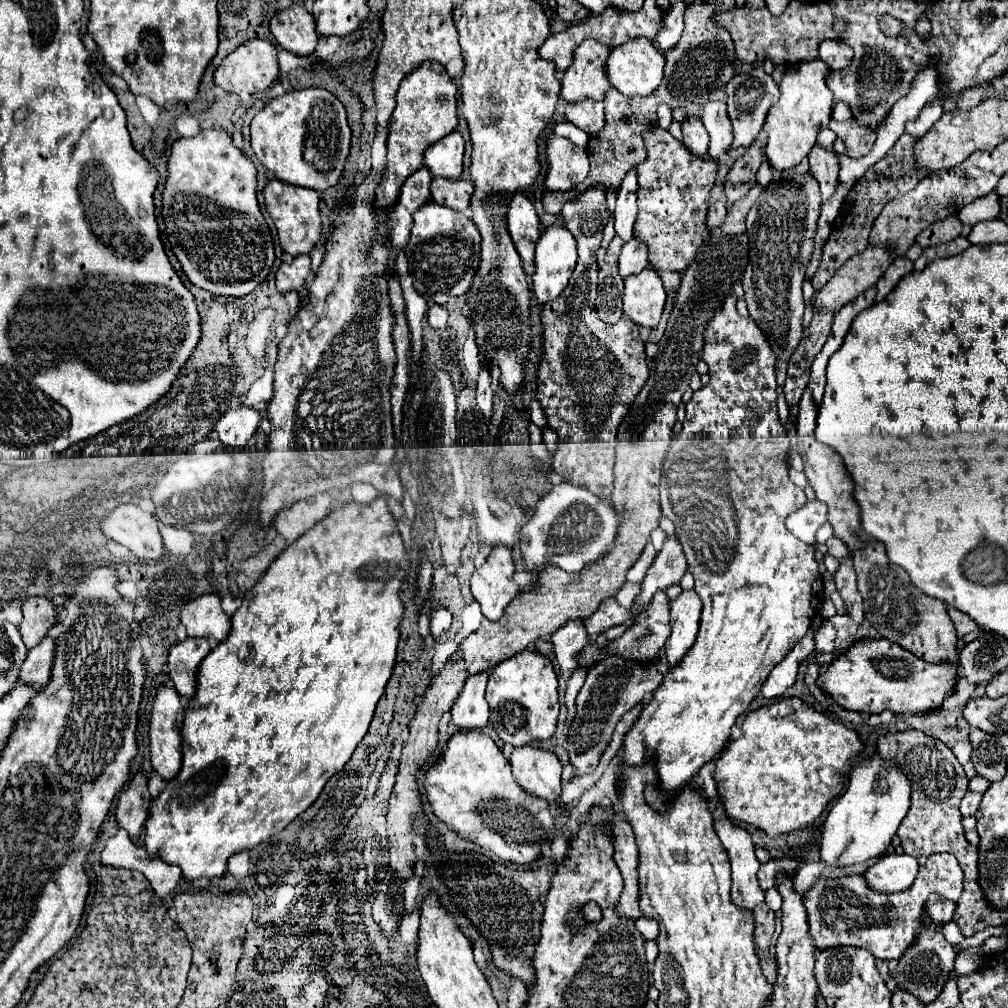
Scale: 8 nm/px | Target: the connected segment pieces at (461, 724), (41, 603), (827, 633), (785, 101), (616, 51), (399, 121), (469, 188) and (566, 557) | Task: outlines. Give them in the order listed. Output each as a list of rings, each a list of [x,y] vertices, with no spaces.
[[[487,672],[479,676],[469,676],[459,700],[455,700],[451,708],[451,722],[461,732],[483,730],[489,722],[489,704],[485,700]]]
[[[47,596],[27,598],[23,604],[23,622],[19,624],[19,632],[27,648],[35,648],[43,636],[53,628],[57,618],[57,606]]]
[[[825,620],[823,626],[819,628],[819,632],[815,634],[815,652],[825,654],[825,652],[833,652],[833,650],[835,650],[835,628],[829,620]]]
[[[799,62],[789,66],[783,82],[779,84],[781,96],[773,104],[763,130],[767,132],[767,158],[775,170],[787,170],[799,164],[809,150],[815,146],[817,132],[823,126],[829,126],[833,114],[833,92],[827,86],[827,76],[831,68],[825,62]]]
[[[629,40],[625,44],[611,48],[605,66],[607,66],[607,78],[611,86],[617,88],[623,96],[633,98],[633,96],[647,96],[659,86],[665,58],[663,52],[659,52],[649,40]]]
[[[435,62],[421,64],[419,70],[415,70],[403,78],[403,84],[399,86],[399,92],[397,92],[397,108],[393,110],[391,120],[389,120],[387,166],[385,166],[385,172],[377,186],[377,202],[375,202],[375,210],[373,210],[377,216],[383,216],[383,212],[389,214],[393,210],[395,202],[399,200],[399,192],[401,192],[401,186],[405,184],[405,180],[411,176],[411,172],[417,172],[423,166],[423,152],[431,144],[435,144],[437,140],[441,140],[449,132],[453,132],[455,126],[457,126],[457,86],[447,76],[447,72],[441,64],[435,64]]]
[[[433,178],[433,182],[431,182],[433,200],[451,210],[459,210],[459,212],[467,210],[471,194],[473,194],[473,184],[467,180]]]
[[[561,482],[557,486],[553,486],[553,490],[549,494],[545,494],[539,502],[537,502],[537,510],[535,516],[521,528],[521,550],[523,550],[523,560],[527,564],[527,568],[533,572],[537,568],[537,564],[547,562],[547,564],[557,564],[559,568],[567,570],[567,572],[577,572],[579,568],[583,568],[585,564],[591,564],[595,560],[599,560],[613,544],[615,540],[615,532],[617,532],[617,512],[609,506],[607,500],[593,496],[587,488],[583,486],[573,486],[569,482]]]

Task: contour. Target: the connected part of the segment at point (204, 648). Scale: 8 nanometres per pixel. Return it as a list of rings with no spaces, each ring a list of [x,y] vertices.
[[[185,638],[169,650],[169,676],[181,696],[191,698],[195,692],[195,674],[211,646],[203,638]]]

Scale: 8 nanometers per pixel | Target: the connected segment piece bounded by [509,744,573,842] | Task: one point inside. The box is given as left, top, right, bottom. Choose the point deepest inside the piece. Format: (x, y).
(537, 771)

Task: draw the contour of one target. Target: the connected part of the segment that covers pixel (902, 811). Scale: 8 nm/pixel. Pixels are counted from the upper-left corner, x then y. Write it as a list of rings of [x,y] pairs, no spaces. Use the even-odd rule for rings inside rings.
[[[873,756],[853,768],[847,792],[829,810],[821,828],[821,862],[825,866],[849,866],[883,854],[909,810],[909,794],[911,786],[895,762]]]

